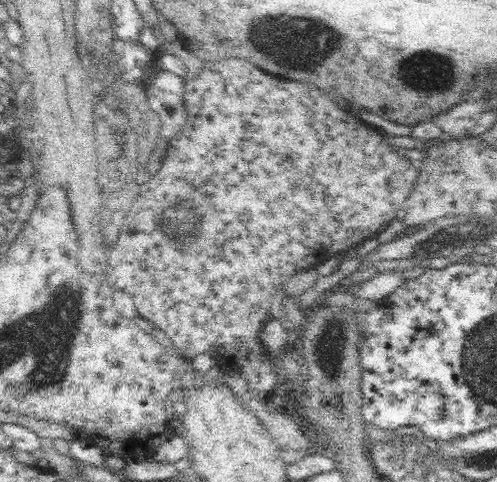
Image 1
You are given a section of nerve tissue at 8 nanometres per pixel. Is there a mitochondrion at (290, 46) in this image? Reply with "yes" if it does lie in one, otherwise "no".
yes

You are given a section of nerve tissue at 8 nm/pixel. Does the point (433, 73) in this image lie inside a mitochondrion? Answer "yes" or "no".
yes

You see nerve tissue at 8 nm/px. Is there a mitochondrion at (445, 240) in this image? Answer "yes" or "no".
yes

